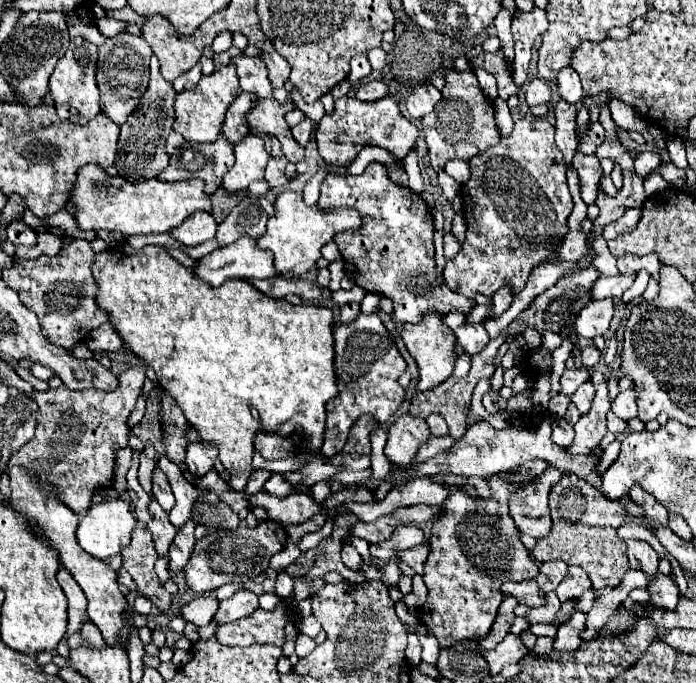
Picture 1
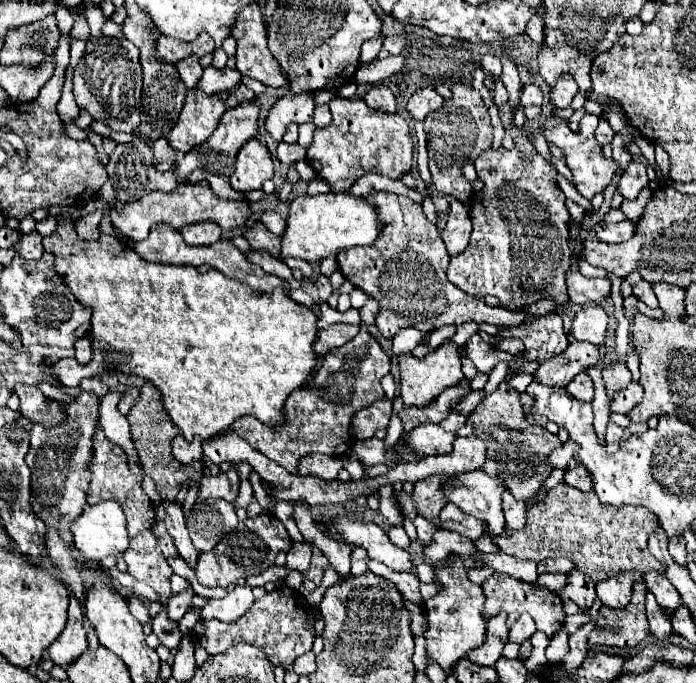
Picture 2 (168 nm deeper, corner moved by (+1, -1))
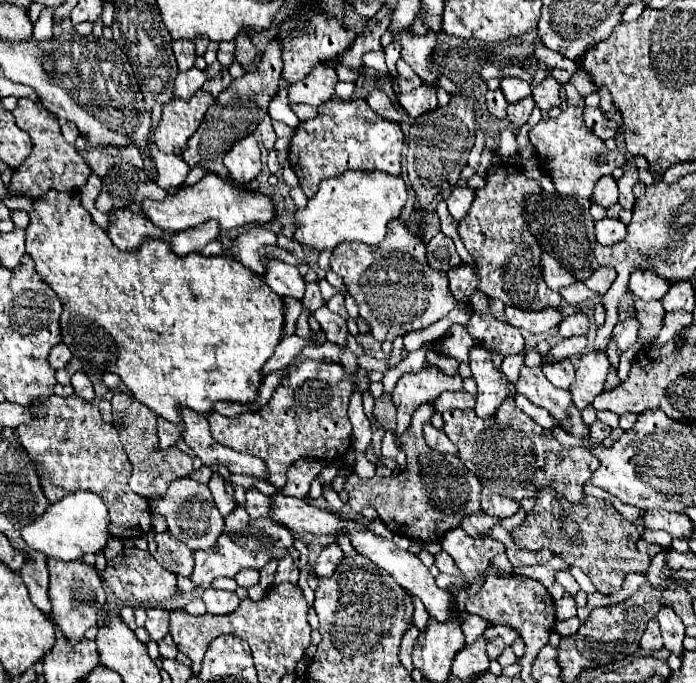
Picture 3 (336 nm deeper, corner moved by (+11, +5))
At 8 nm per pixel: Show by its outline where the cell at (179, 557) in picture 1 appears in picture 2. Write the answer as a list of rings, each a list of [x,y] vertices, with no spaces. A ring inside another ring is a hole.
[[[188,586],[182,594],[168,598],[168,602],[166,602],[168,618],[170,618],[172,622],[178,624],[178,622],[182,620],[182,616],[190,610],[190,600],[192,600],[192,598],[194,598],[194,590],[192,590],[192,586]]]

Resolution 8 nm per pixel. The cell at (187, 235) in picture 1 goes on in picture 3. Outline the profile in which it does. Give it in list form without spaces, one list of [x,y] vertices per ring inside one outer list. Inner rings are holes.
[[[208,220],[196,228],[188,228],[184,232],[176,232],[170,238],[170,246],[178,256],[186,256],[190,252],[202,252],[202,248],[218,236],[218,224]]]

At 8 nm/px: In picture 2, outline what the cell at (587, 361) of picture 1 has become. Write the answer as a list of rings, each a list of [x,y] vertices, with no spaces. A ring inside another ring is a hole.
[[[572,340],[562,354],[542,362],[534,376],[538,382],[546,382],[546,386],[566,386],[570,378],[574,378],[588,366],[598,364],[598,360],[600,360],[598,346],[590,342]]]

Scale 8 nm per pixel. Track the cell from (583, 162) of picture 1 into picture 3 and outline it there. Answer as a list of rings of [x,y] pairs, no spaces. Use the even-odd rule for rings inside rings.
[[[568,90],[566,98],[568,98],[568,108],[558,118],[540,120],[528,132],[528,138],[536,146],[540,164],[552,176],[558,194],[592,198],[592,188],[596,186],[596,180],[600,180],[606,174],[612,174],[614,168],[618,166],[616,160],[618,154],[608,150],[606,144],[598,136],[588,132],[588,128],[584,126],[584,118],[582,118],[584,98],[576,90]]]

